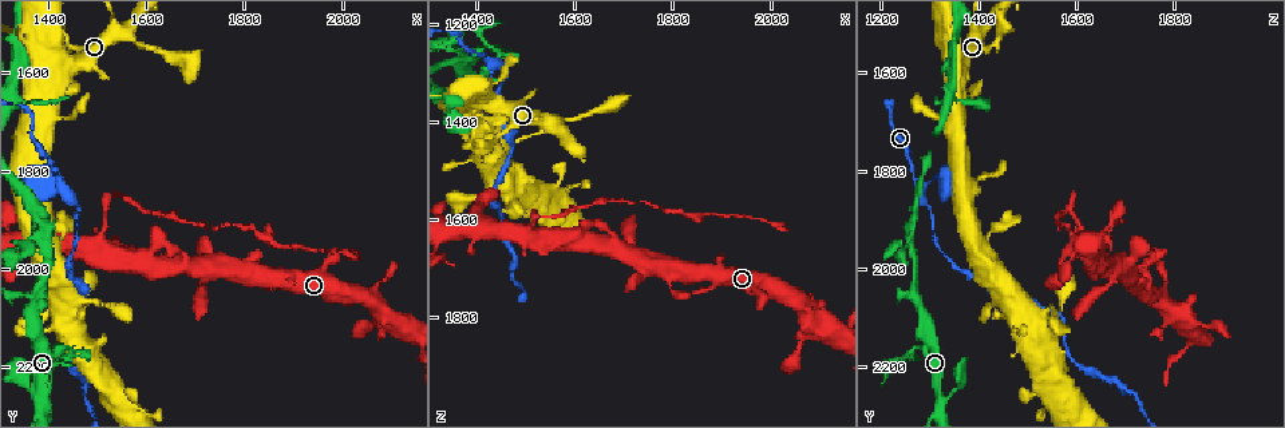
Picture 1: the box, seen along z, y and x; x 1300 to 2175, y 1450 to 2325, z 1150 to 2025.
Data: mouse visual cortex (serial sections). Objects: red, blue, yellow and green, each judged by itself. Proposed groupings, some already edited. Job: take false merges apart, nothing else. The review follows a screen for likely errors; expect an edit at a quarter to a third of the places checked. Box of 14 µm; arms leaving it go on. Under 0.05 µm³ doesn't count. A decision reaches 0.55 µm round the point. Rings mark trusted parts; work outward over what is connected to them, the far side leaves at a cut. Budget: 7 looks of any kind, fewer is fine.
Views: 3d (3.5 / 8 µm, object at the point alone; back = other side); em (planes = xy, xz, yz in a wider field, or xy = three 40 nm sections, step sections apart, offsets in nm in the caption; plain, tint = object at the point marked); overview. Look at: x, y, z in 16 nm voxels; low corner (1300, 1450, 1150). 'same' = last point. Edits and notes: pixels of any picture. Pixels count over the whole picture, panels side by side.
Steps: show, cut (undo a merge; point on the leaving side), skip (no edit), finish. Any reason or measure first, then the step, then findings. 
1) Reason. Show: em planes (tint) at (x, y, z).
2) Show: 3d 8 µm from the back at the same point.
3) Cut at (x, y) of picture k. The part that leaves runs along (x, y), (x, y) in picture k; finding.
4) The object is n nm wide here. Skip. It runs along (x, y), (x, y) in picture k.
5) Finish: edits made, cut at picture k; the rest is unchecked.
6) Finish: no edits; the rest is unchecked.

Sharp bend. Show: 3d 3.5 µm from the back at (1395, 1950, 1265).

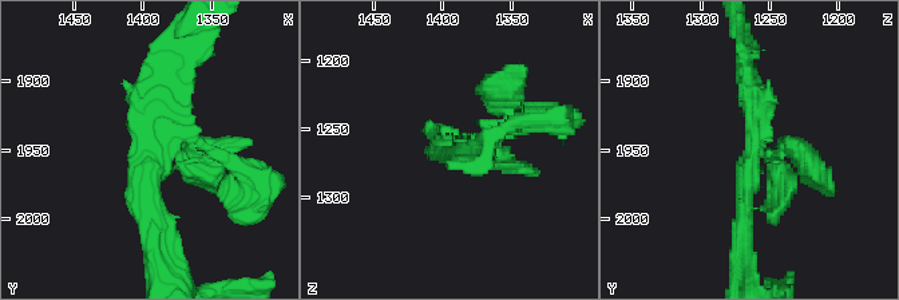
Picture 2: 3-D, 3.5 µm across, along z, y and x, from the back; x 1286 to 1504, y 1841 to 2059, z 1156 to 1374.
Skip. It runs along (154, 248), (146, 103), (174, 79) in picture 2; one cell here.

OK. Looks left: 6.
Abrupt turn. Show: 3d 3.5 µm at (1450, 2165, 1270).

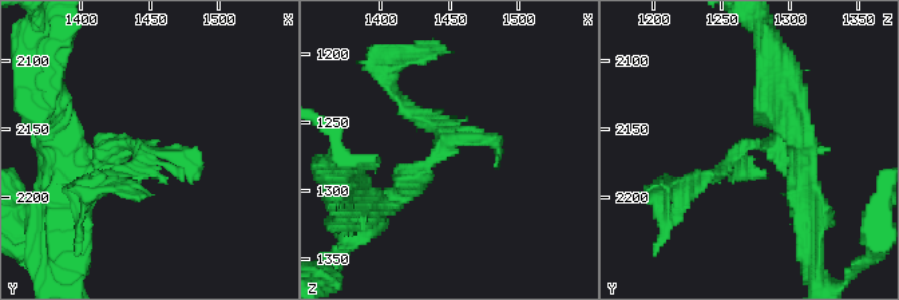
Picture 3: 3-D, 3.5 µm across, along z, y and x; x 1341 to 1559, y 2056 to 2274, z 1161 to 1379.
Shape alone is not enough. Show: em xy step 1 (plain) at (1444, 2164, 1266).

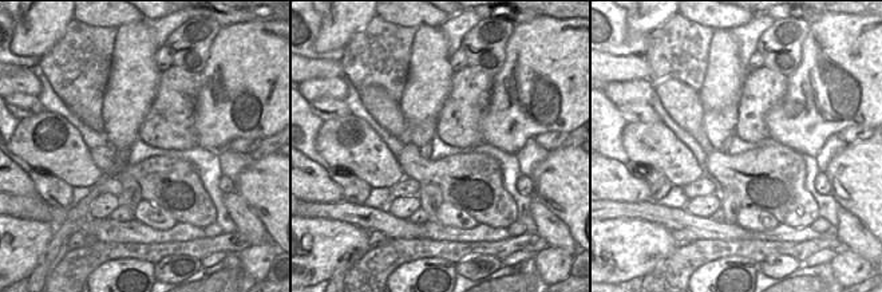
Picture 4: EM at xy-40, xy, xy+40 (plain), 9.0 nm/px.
With the object marked. Show: em xy step 1 (tint) at the same point.

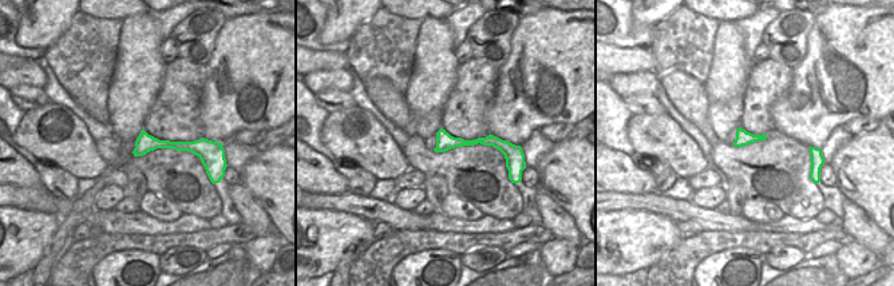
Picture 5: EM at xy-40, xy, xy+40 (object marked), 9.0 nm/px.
Skip. It runs along (799, 174), (751, 142), (685, 188) in picture 3; one cell here.

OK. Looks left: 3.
Calibre changes. Show: 3d 3.5 µm at (1550, 1855, 1595).

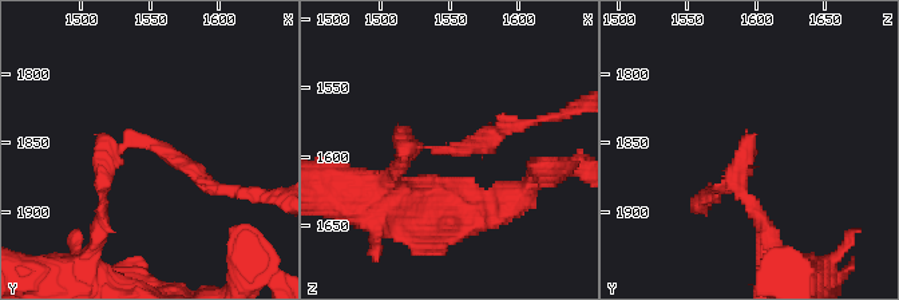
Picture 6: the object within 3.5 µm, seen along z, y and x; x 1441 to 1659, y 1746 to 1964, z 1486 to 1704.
The arms are 200, 200 nm wide; need the tissue. Show: em xy step 2 (tint) at (1546, 1852, 1594).

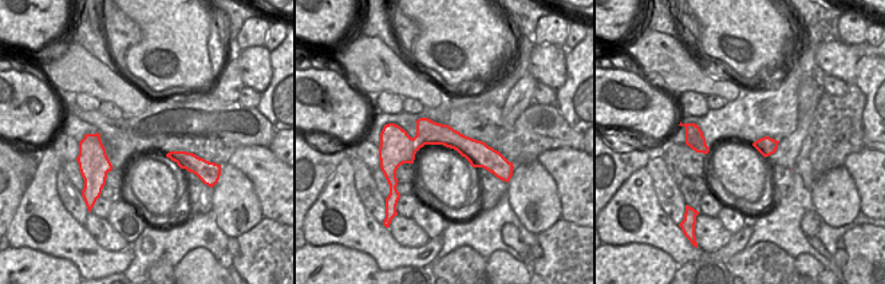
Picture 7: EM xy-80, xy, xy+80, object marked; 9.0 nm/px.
Cut at (467, 149) of picture 6. The part that leaves runs along (422, 147), (462, 152), (537, 121) in picture 6; two cells meet here.

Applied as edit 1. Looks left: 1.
Finish: edits made, cut at picture 6; the rest is unchecked.

